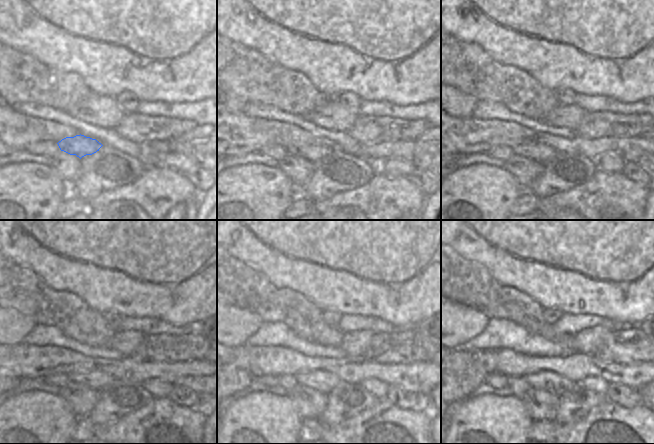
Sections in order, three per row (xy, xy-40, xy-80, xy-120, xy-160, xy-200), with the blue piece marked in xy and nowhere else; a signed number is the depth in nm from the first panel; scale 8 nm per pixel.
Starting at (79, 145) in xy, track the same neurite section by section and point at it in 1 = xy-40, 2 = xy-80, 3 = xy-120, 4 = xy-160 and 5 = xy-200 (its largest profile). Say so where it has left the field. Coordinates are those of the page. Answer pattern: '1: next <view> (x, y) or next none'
1: next xy-40 (313, 154)
2: next xy-80 (541, 155)
3: next xy-120 (97, 380)
4: next xy-160 (321, 381)
5: next xy-200 (548, 381)

